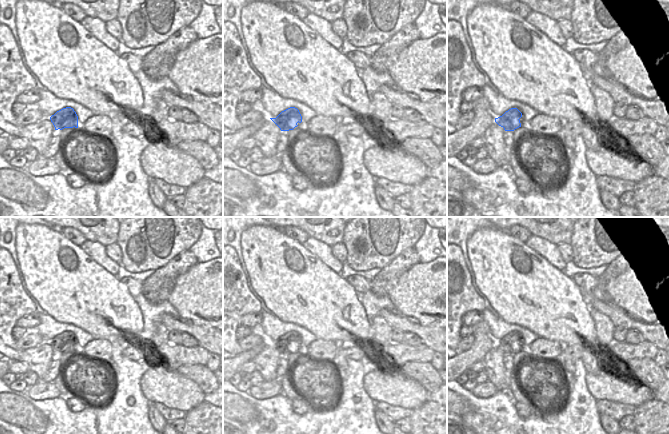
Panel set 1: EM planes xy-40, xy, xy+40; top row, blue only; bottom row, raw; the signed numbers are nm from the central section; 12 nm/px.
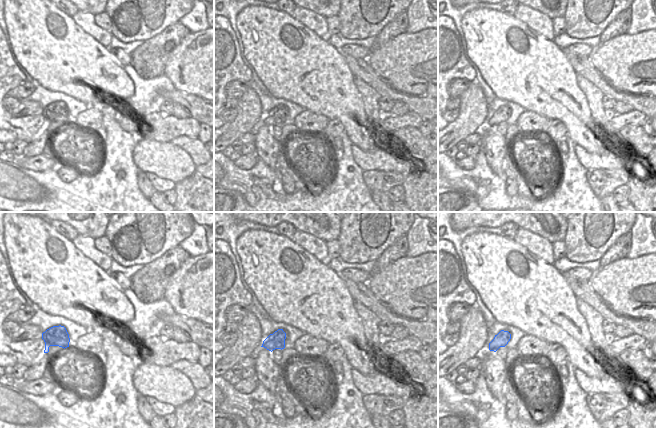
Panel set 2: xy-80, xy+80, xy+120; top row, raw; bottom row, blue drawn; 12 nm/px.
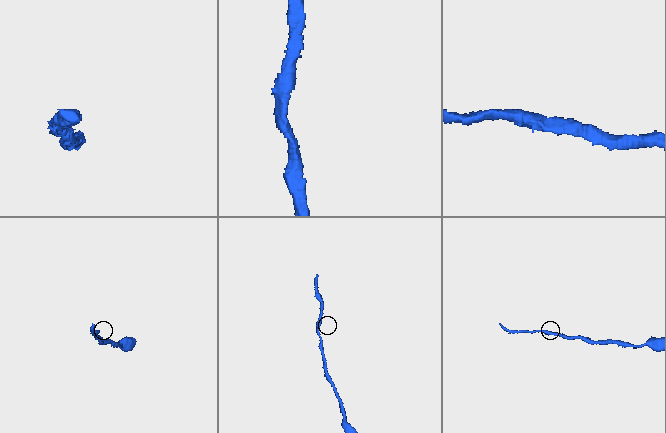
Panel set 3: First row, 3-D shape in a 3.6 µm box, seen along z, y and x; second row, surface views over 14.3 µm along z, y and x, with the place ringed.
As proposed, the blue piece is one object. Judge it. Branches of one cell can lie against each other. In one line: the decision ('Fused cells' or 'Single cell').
Single cell.

